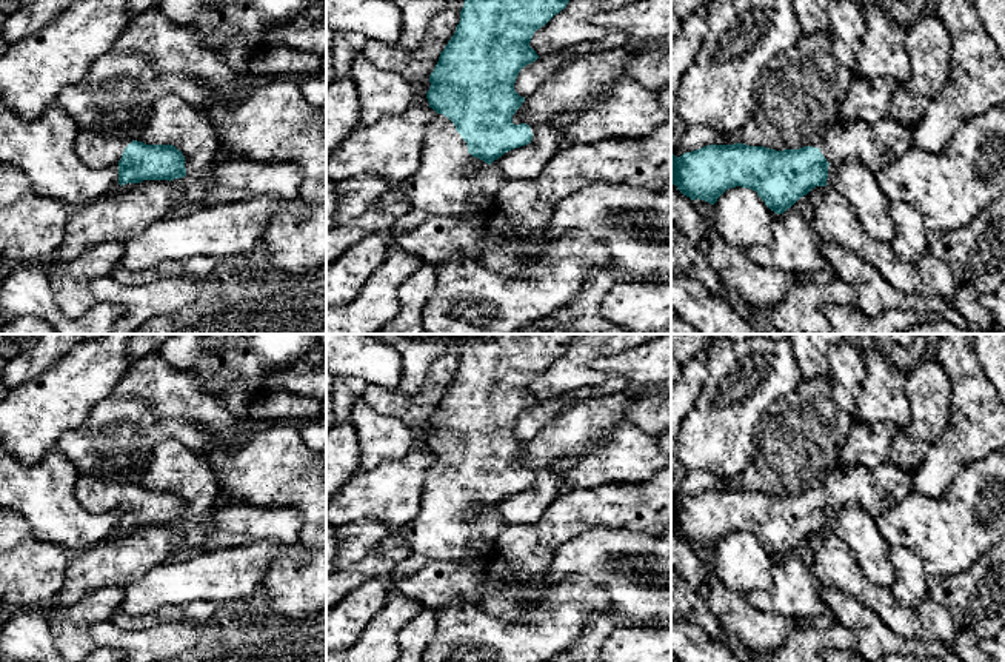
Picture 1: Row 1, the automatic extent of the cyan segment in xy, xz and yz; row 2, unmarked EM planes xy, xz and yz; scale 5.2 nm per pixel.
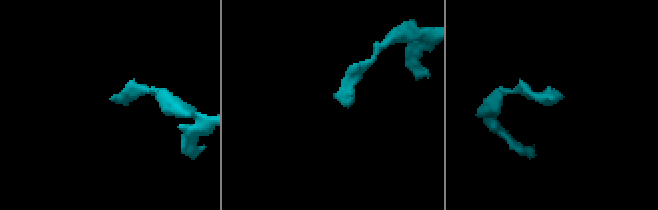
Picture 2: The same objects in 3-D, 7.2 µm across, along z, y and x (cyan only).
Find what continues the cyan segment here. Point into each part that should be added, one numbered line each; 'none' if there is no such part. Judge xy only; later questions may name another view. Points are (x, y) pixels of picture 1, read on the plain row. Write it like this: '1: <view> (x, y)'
1: xy (96, 493)

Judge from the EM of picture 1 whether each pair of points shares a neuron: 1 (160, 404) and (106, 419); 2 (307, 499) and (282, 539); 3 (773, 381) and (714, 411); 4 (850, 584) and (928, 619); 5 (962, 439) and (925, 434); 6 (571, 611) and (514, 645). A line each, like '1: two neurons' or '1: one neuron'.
1: one neuron
2: two neurons
3: one neuron
4: one neuron
5: two neurons
6: one neuron

